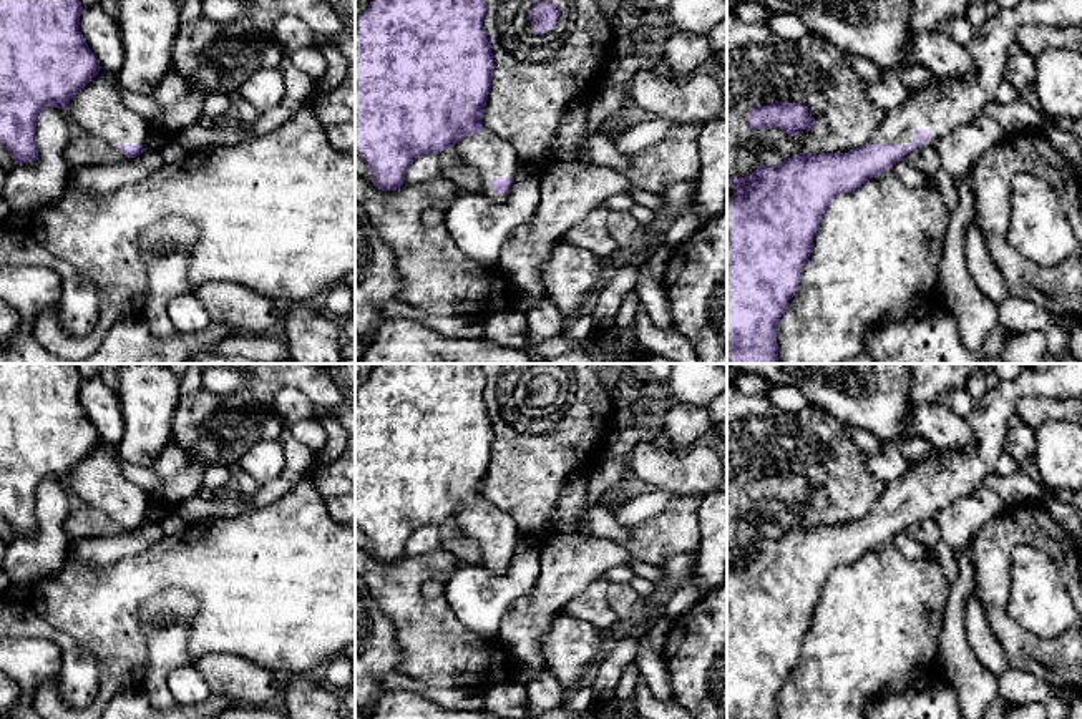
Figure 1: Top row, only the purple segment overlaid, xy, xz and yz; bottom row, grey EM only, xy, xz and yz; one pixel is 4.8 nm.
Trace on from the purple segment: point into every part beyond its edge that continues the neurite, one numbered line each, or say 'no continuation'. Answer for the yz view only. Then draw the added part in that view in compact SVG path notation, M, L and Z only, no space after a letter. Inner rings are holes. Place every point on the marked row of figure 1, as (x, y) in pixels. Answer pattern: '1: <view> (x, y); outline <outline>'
1: yz (940, 107); outline M1019 0L1012 8L1001 8L984 25L974 28L972 40L964 45L976 63L976 73L969 81L936 78L919 91L908 93L904 105L886 111L870 144L911 144L916 130L926 130L929 141L919 148L933 146L938 138L953 131L958 125L974 118L996 100L996 91L1004 80L1009 58L1016 46L1016 33L1021 27L1077 27L1082 25L1082 0Z

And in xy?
1: xy (98, 110); outline M100 70L70 100L66 115L76 131L101 138L111 148L118 144L141 144L146 148L148 121L123 103L118 76L113 73Z

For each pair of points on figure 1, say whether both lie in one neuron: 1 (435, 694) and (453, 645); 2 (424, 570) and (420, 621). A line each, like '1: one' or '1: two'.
1: two
2: one

